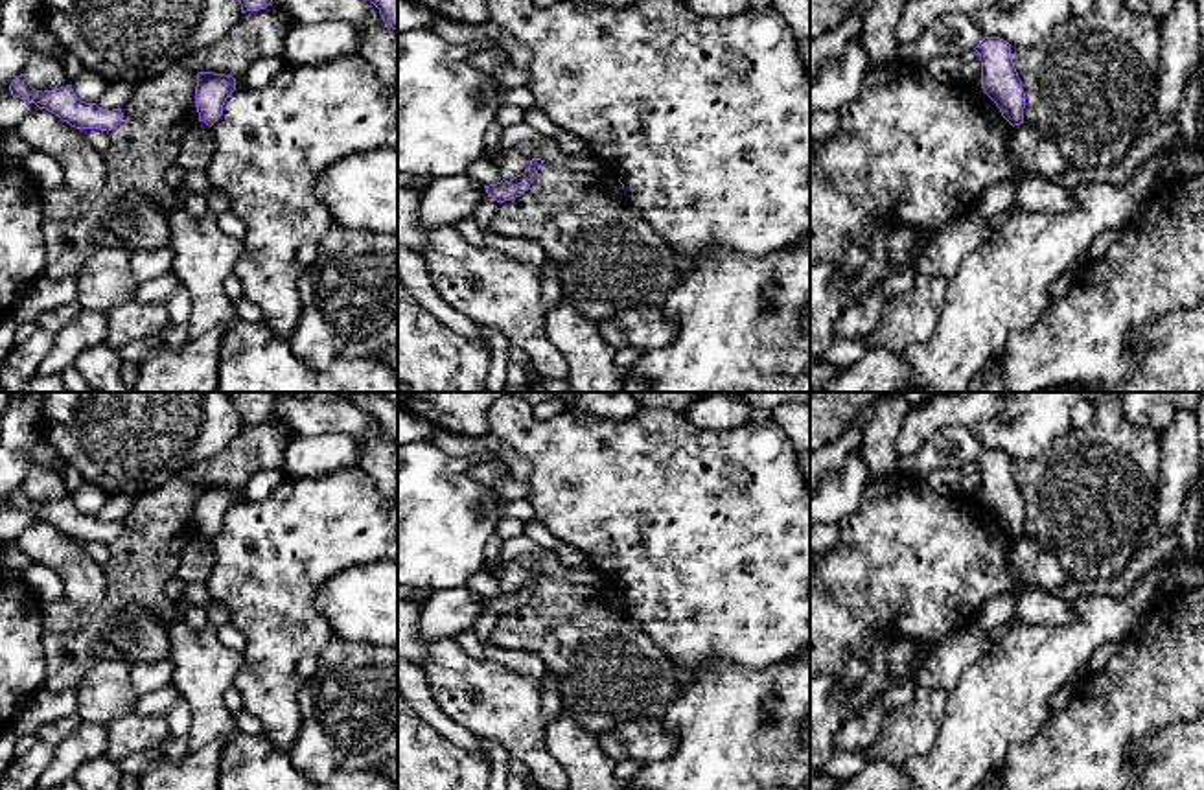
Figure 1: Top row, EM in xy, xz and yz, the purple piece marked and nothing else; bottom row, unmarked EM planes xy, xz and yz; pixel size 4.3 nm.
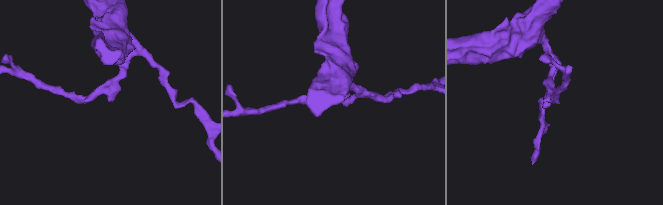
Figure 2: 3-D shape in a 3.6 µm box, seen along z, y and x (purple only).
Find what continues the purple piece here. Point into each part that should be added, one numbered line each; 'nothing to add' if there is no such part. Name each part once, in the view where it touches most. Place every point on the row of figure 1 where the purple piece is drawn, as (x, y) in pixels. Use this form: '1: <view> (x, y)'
nothing to add

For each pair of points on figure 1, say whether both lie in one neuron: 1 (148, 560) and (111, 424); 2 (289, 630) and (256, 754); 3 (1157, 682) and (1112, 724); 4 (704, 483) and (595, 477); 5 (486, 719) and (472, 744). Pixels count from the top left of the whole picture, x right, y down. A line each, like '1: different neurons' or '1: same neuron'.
1: different neurons
2: different neurons
3: same neuron
4: same neuron
5: different neurons

